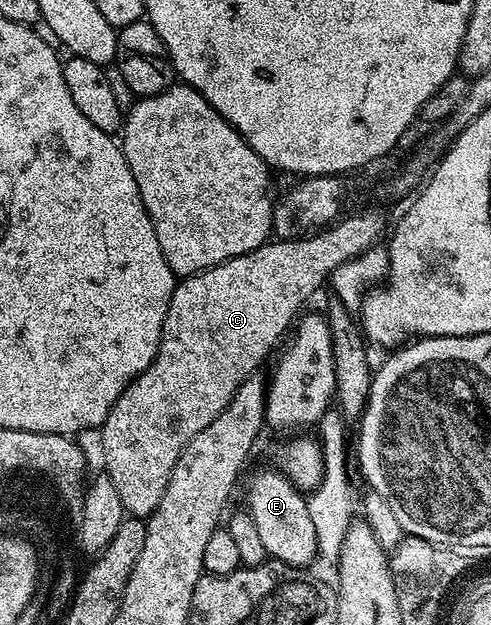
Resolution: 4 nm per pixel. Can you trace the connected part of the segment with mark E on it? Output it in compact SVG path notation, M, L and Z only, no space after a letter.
M274 469L253 474L247 485L247 505L265 551L272 560L296 569L305 569L318 558L318 539L312 524L309 502L283 473Z

